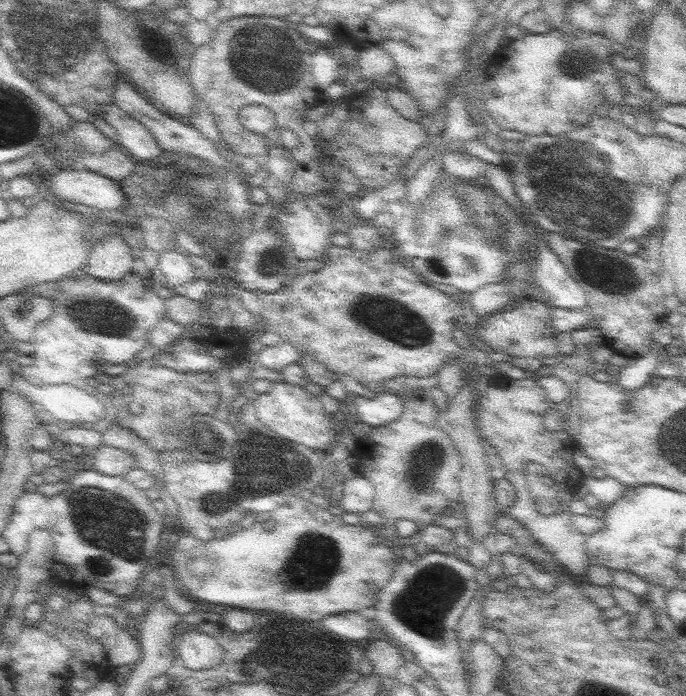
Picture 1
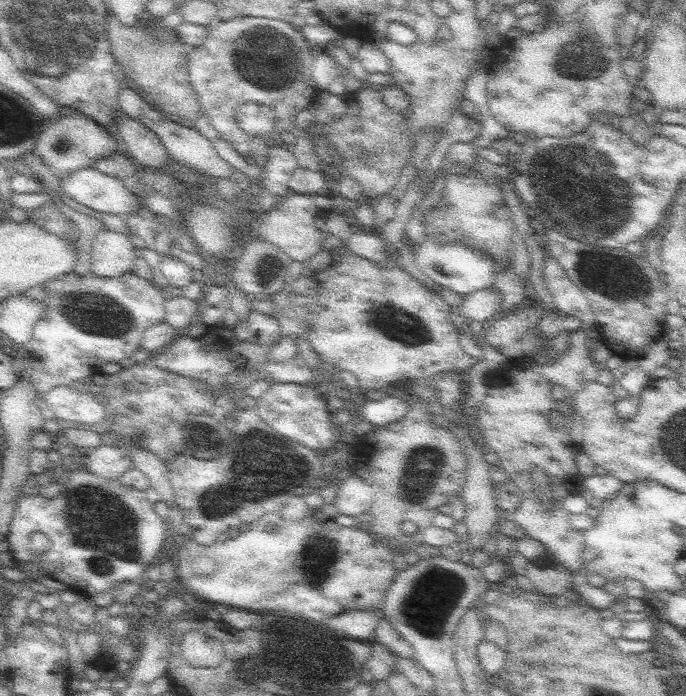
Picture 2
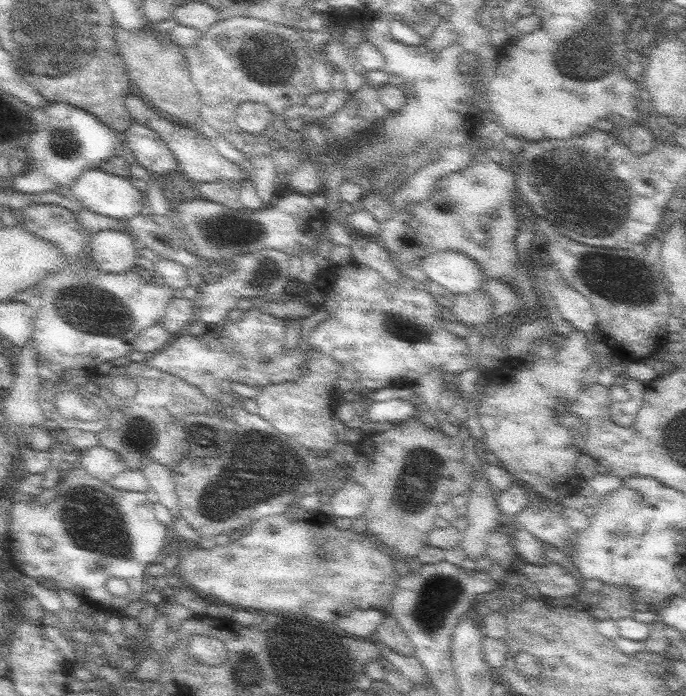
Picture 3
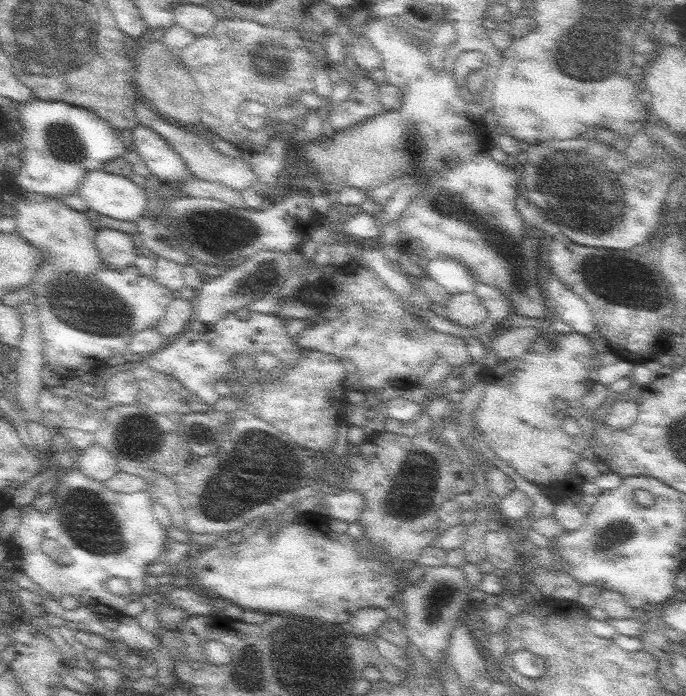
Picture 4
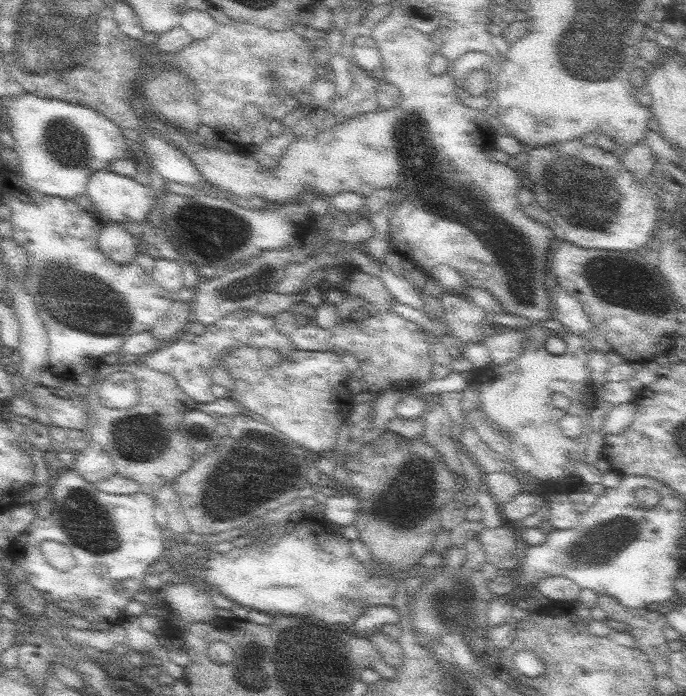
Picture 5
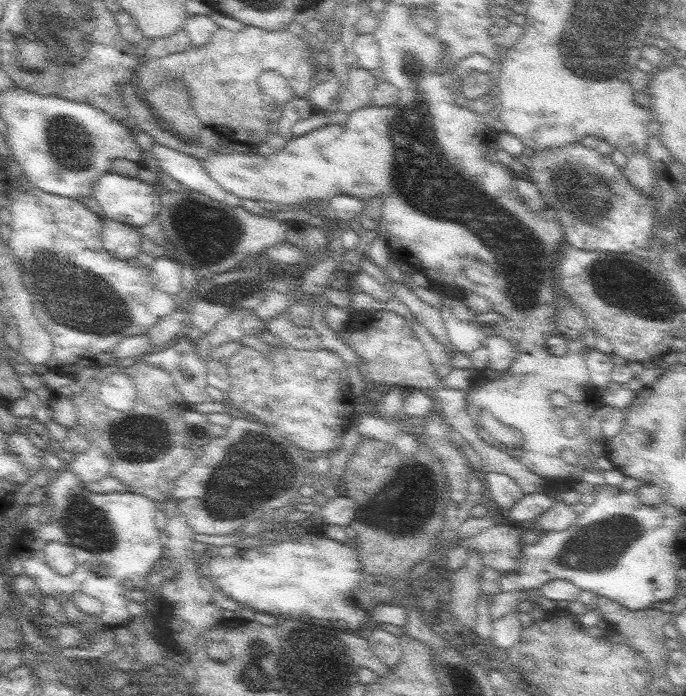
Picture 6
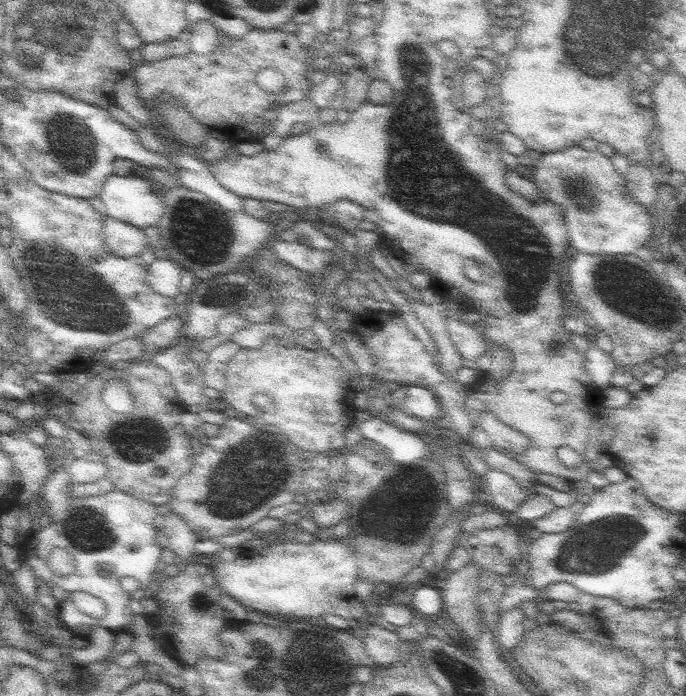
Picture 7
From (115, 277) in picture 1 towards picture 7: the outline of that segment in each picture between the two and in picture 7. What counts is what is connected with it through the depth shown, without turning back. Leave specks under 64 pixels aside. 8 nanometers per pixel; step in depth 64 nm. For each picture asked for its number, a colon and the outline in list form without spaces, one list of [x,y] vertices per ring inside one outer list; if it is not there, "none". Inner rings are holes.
2: [[[99,230],[91,242],[91,274],[99,278],[121,278],[139,266],[133,240],[125,234]]]
3: [[[103,230],[93,234],[91,256],[95,270],[101,274],[125,274],[139,266],[135,254],[135,238],[119,230]]]
4: [[[111,228],[97,230],[95,248],[103,266],[107,266],[107,270],[127,270],[129,266],[139,264],[135,256],[137,246],[133,246],[131,234],[111,230]]]
5: [[[103,224],[97,236],[97,246],[105,258],[119,266],[125,266],[137,258],[135,238],[127,230],[123,230],[121,224]]]
6: [[[105,220],[103,232],[101,232],[101,242],[103,242],[103,248],[107,250],[107,254],[111,254],[117,260],[129,262],[139,252],[137,234],[139,232],[133,226],[127,226],[127,224],[115,222],[115,220]]]
7: [[[107,216],[103,226],[103,238],[105,238],[107,250],[119,258],[135,258],[145,250],[145,244],[151,242],[145,238],[141,228],[135,228],[127,222],[119,222]]]

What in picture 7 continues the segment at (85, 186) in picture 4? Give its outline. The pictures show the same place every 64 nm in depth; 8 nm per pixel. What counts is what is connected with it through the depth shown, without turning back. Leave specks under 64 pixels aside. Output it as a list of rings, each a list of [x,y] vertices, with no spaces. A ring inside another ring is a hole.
[[[109,174],[105,178],[105,184],[99,192],[99,200],[105,206],[105,214],[107,218],[115,218],[119,222],[127,222],[135,228],[145,230],[147,226],[157,226],[157,222],[161,220],[163,214],[163,188],[157,188],[153,182],[149,182],[147,178],[135,176],[135,178],[125,178],[125,176],[117,176],[117,174]]]

